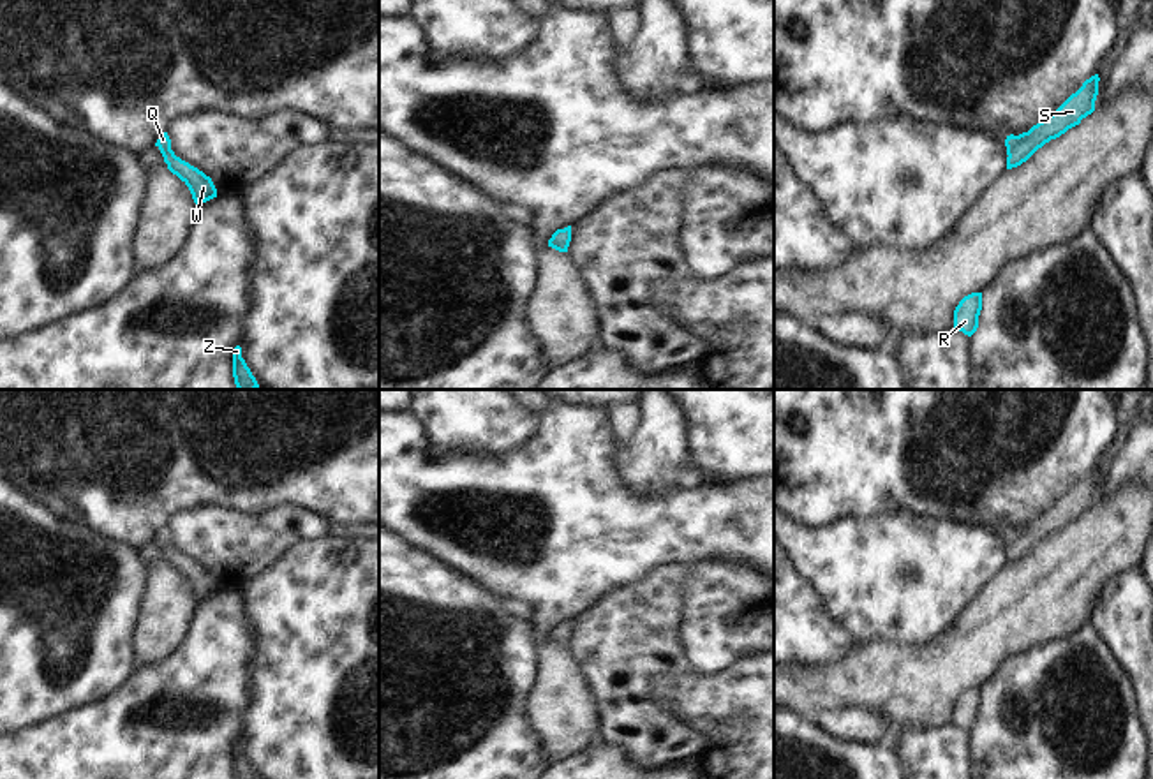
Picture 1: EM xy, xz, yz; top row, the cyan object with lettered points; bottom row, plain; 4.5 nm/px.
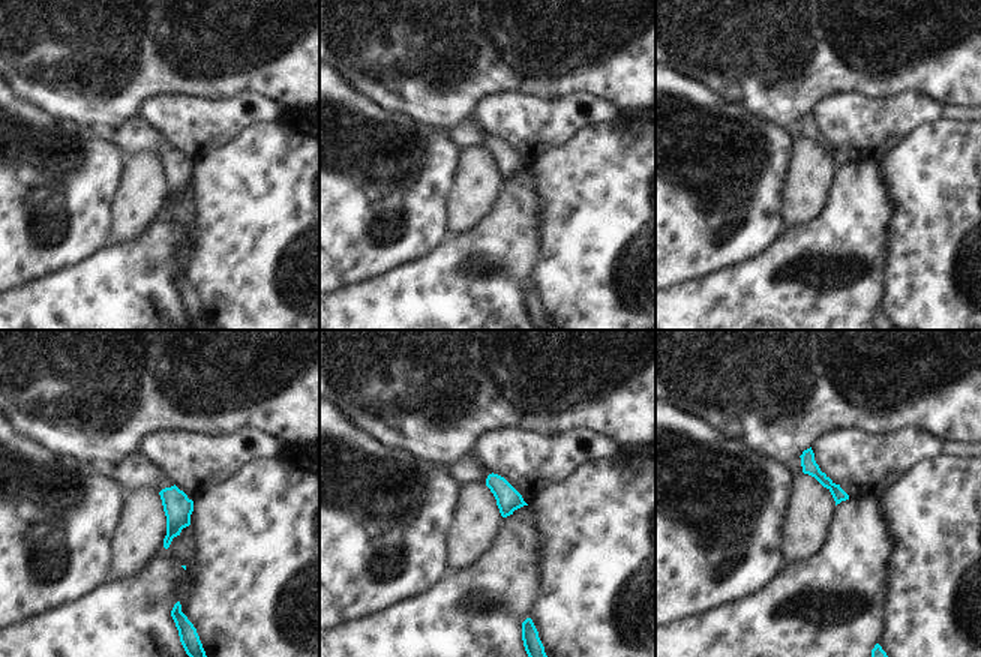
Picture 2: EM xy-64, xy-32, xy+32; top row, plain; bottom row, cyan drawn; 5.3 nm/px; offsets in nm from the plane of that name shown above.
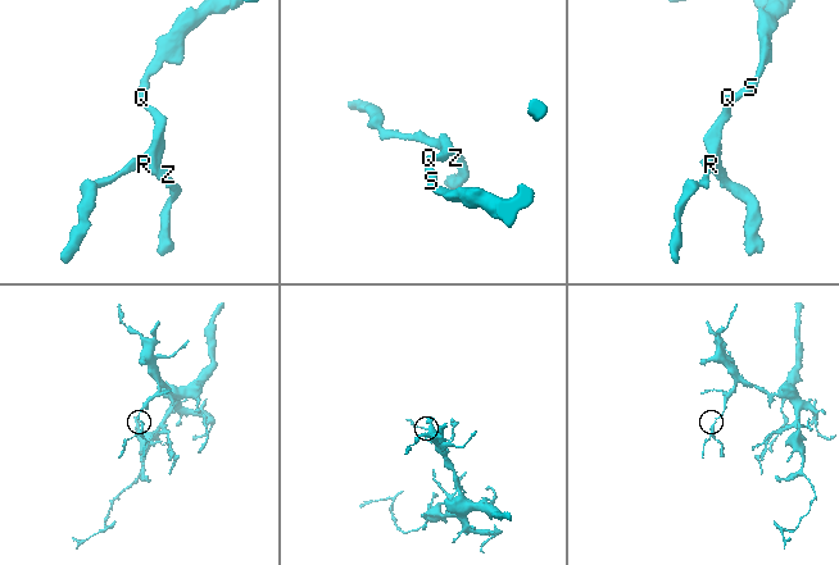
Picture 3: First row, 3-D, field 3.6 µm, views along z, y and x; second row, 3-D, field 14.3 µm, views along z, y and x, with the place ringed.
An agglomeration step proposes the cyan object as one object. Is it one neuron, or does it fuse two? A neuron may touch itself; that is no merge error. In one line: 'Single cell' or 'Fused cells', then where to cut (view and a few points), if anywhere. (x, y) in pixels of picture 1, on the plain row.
Single cell. No split.

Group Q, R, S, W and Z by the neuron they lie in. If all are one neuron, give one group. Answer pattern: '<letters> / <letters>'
Q R S W Z

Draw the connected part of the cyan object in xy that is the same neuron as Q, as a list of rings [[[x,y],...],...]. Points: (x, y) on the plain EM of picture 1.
[[[167,527],[160,529],[155,541],[160,545],[164,557],[167,559],[167,564],[189,582],[196,603],[217,592],[217,583],[212,573],[175,550],[175,546],[171,545],[171,534]]]

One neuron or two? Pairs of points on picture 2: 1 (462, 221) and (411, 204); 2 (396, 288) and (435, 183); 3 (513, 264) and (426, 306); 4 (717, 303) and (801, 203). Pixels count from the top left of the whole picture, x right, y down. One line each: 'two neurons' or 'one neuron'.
1: two neurons
2: two neurons
3: one neuron
4: two neurons

